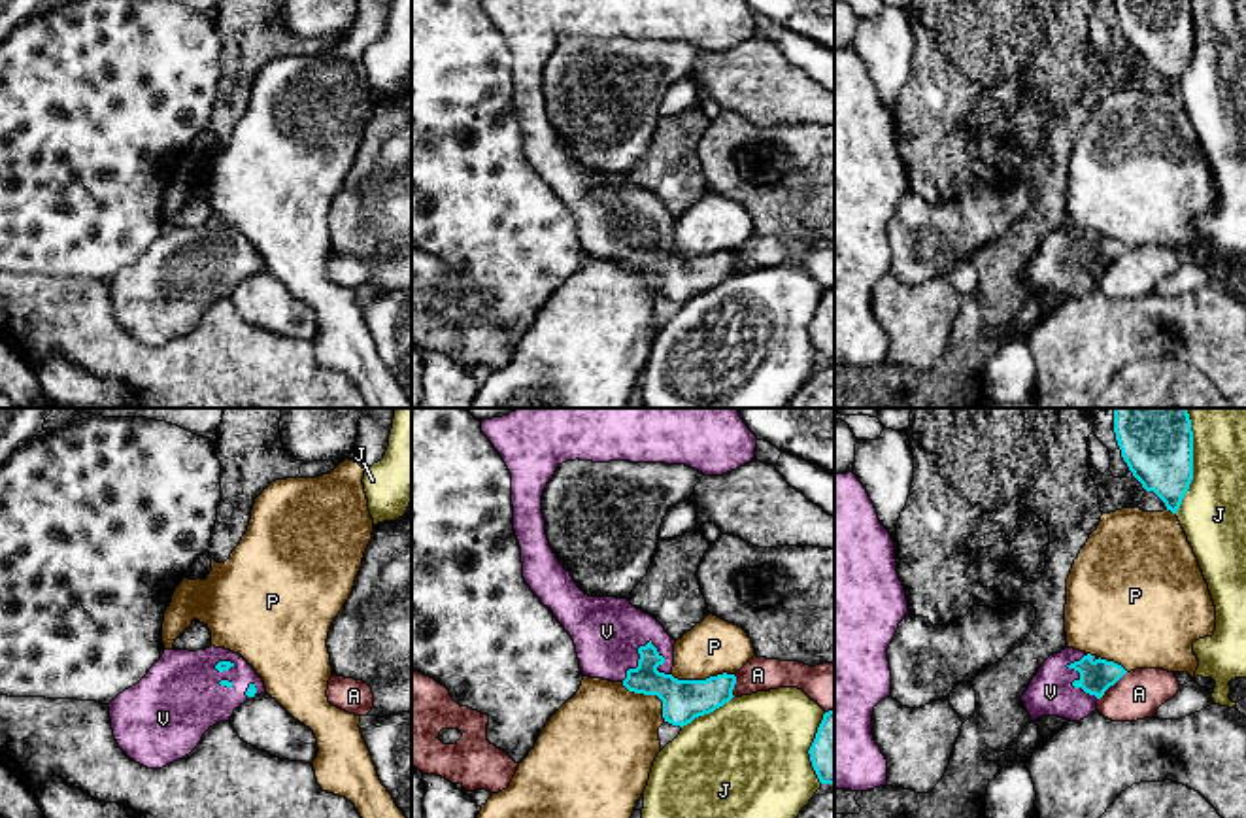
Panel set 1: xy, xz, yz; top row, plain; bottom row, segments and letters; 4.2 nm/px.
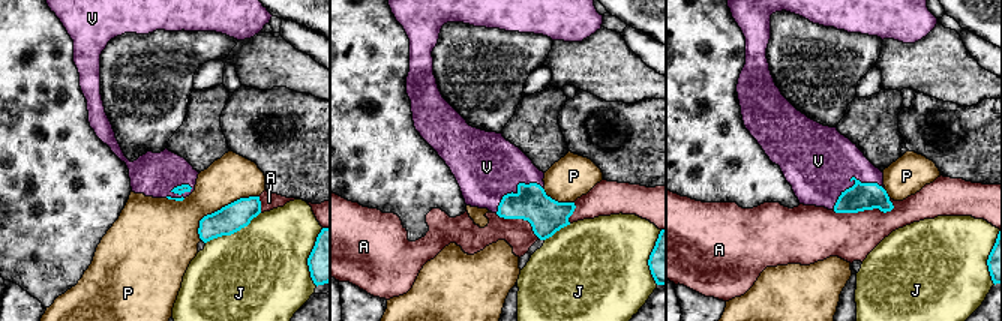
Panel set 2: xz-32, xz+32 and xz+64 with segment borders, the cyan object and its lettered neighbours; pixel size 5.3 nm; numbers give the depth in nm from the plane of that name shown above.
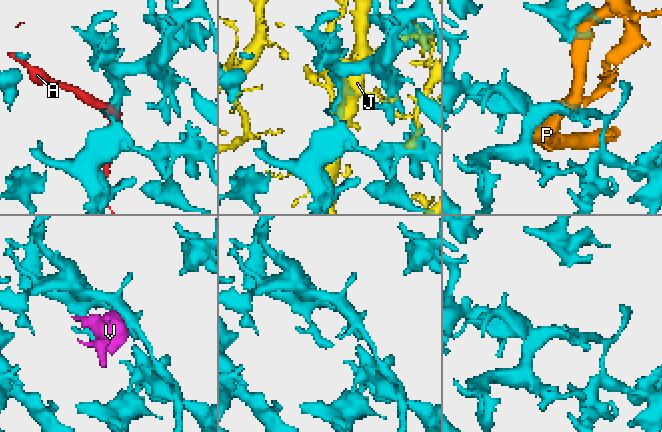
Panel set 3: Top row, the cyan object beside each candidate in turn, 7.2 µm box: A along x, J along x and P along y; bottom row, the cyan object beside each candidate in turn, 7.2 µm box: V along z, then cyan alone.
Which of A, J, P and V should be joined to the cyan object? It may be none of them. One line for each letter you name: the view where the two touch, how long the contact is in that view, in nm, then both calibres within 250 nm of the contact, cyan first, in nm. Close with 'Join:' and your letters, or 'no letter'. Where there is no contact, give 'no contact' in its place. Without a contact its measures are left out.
V: meets cyan in xz; contact 220 nm long; 180 nm thick on the cyan side, 300 nm on the other
Join: V

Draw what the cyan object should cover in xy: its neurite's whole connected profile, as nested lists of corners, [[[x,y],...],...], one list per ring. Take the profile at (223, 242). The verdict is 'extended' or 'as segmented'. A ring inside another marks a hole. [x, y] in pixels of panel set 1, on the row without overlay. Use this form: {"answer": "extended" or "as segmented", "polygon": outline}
{"answer": "extended", "polygon": [[[215,223],[164,227],[149,249],[108,285],[119,325],[147,346],[162,346],[189,332],[210,304],[228,298],[238,283],[261,270],[266,270],[262,255],[240,230]]]}

